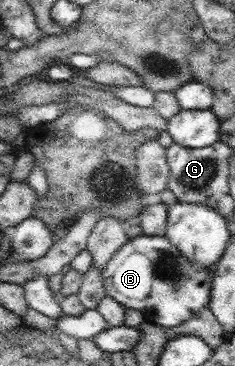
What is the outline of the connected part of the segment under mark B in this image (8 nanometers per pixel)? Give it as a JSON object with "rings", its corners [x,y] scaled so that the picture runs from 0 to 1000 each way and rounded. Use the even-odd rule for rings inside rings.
{"rings":[[[591,642],[545,653],[477,697],[430,749],[455,809],[519,836],[591,847],[621,880],[732,896],[834,866],[889,839],[906,738],[787,705],[706,642]]]}

